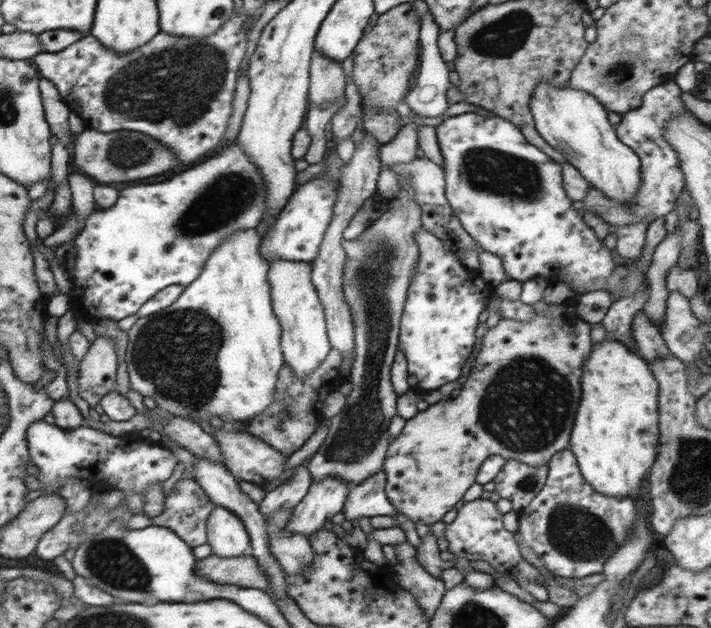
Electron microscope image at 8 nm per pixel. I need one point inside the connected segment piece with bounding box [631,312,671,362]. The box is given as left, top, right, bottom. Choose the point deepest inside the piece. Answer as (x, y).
(652, 346)

